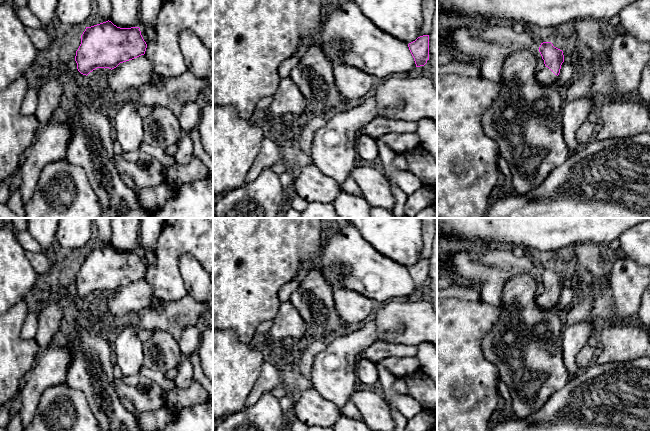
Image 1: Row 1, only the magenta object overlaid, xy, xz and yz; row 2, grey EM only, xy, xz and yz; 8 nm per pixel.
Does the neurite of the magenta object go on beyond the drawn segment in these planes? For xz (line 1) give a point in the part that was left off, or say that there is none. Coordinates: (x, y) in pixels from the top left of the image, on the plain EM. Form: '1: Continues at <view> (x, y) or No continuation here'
1: No continuation here

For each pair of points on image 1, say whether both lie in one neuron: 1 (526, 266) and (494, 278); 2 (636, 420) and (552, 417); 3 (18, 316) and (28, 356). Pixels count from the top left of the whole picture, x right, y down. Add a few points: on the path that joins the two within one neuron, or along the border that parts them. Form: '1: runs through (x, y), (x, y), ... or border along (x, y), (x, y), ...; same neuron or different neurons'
1: runs through (518, 266), (506, 266), (502, 270); same neuron
2: runs through (615, 420), (573, 420); same neuron
3: runs through (14, 326), (14, 342), (18, 346); same neuron

